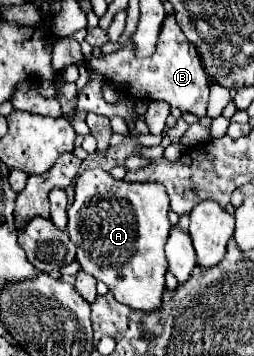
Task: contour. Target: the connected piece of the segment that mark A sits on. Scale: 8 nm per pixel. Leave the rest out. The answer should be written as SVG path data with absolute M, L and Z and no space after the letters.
M101 168L85 170L77 178L75 202L67 210L69 214L67 232L77 246L77 262L81 264L83 272L91 274L97 280L103 280L111 290L111 294L129 308L143 312L155 312L157 308L161 308L161 300L165 292L165 274L169 268L163 250L171 230L167 212L169 212L169 198L161 184L115 180L111 174L105 174L105 170Z

